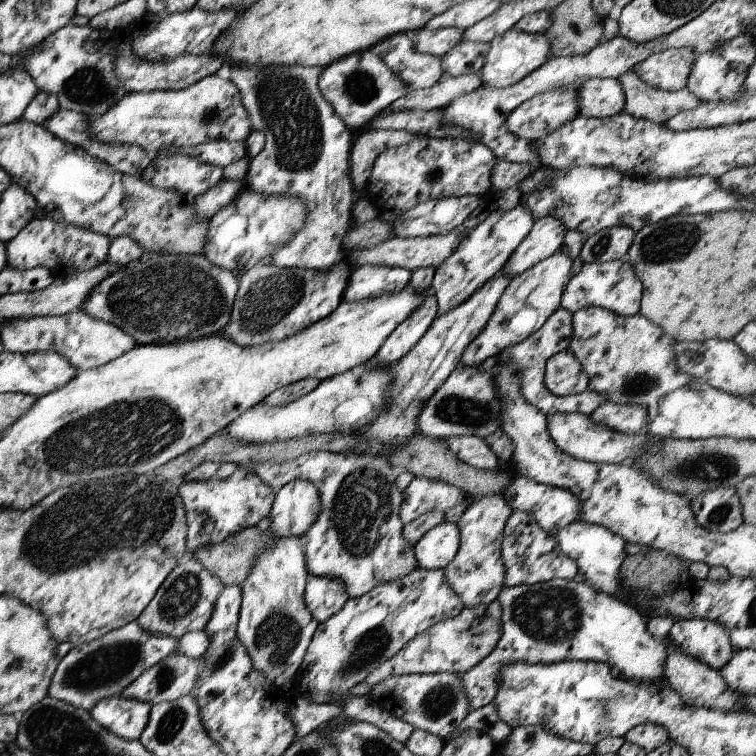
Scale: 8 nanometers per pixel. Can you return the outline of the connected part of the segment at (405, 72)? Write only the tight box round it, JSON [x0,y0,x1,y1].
[370,33,444,92]

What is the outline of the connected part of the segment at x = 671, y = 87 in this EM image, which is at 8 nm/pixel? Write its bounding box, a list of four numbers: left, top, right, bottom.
[632,48,697,91]

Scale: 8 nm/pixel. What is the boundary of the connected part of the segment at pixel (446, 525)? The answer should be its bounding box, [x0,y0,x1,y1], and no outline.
[415,520,458,569]

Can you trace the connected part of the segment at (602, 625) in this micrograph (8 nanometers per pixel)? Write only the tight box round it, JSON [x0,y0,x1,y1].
[462,578,669,710]

